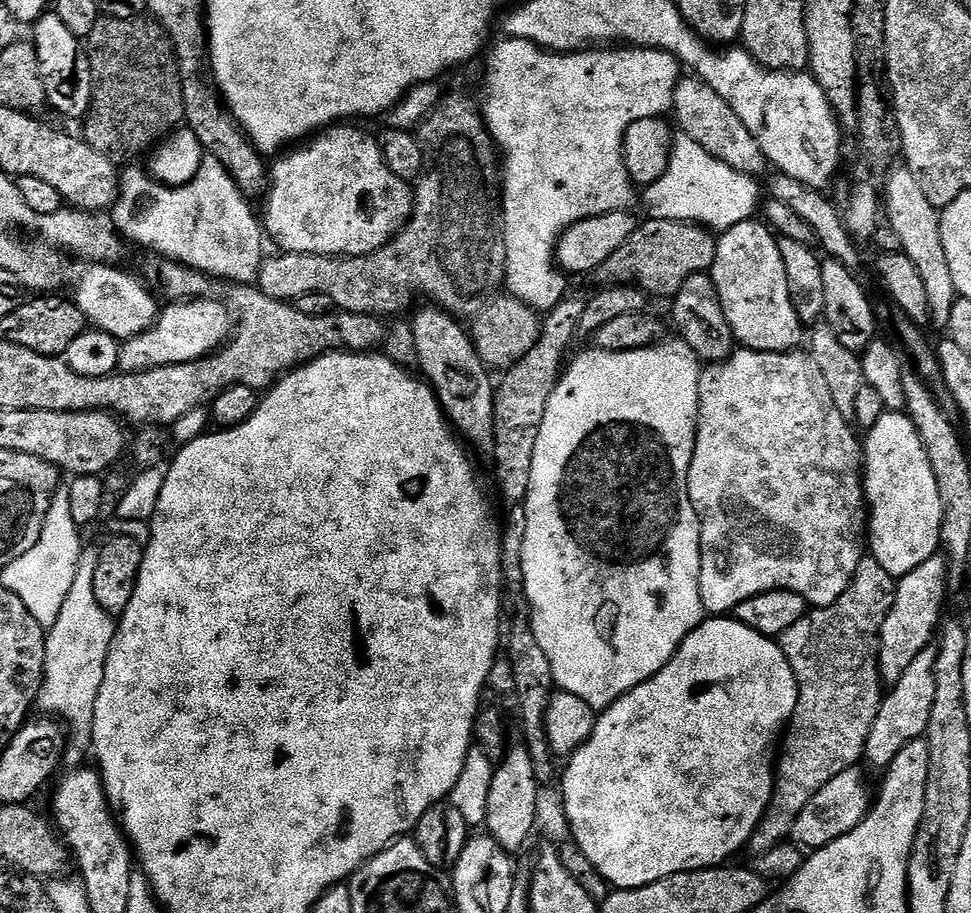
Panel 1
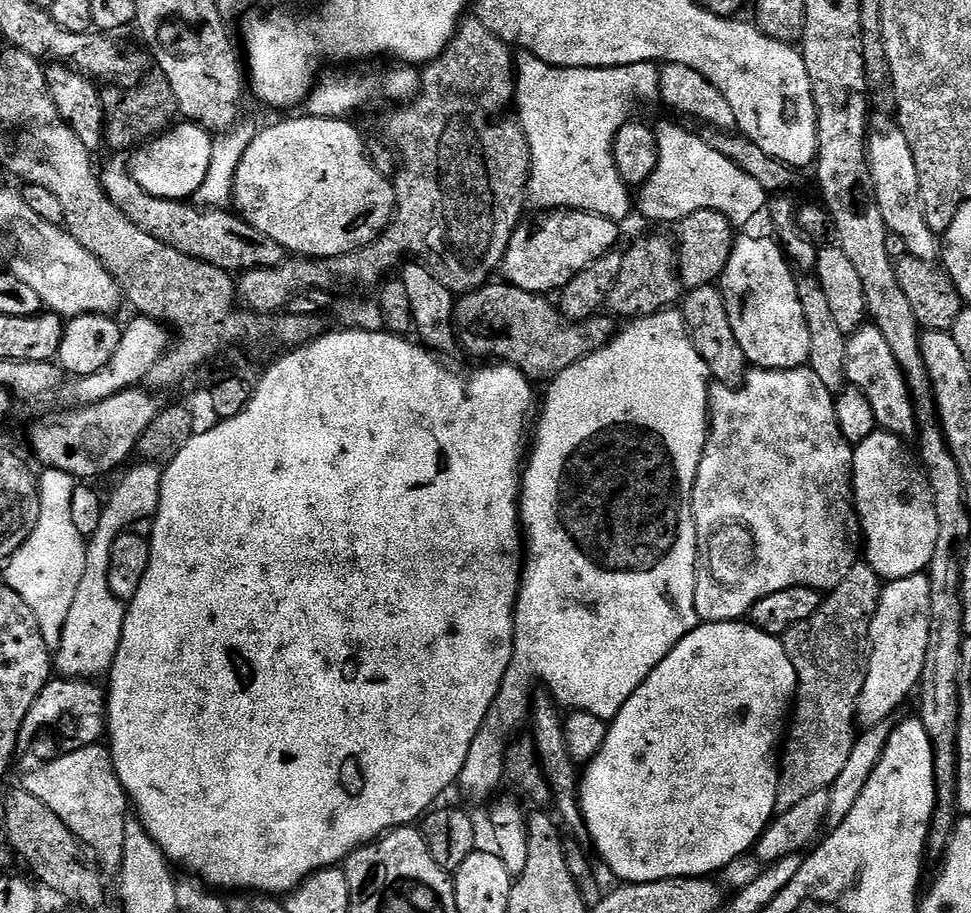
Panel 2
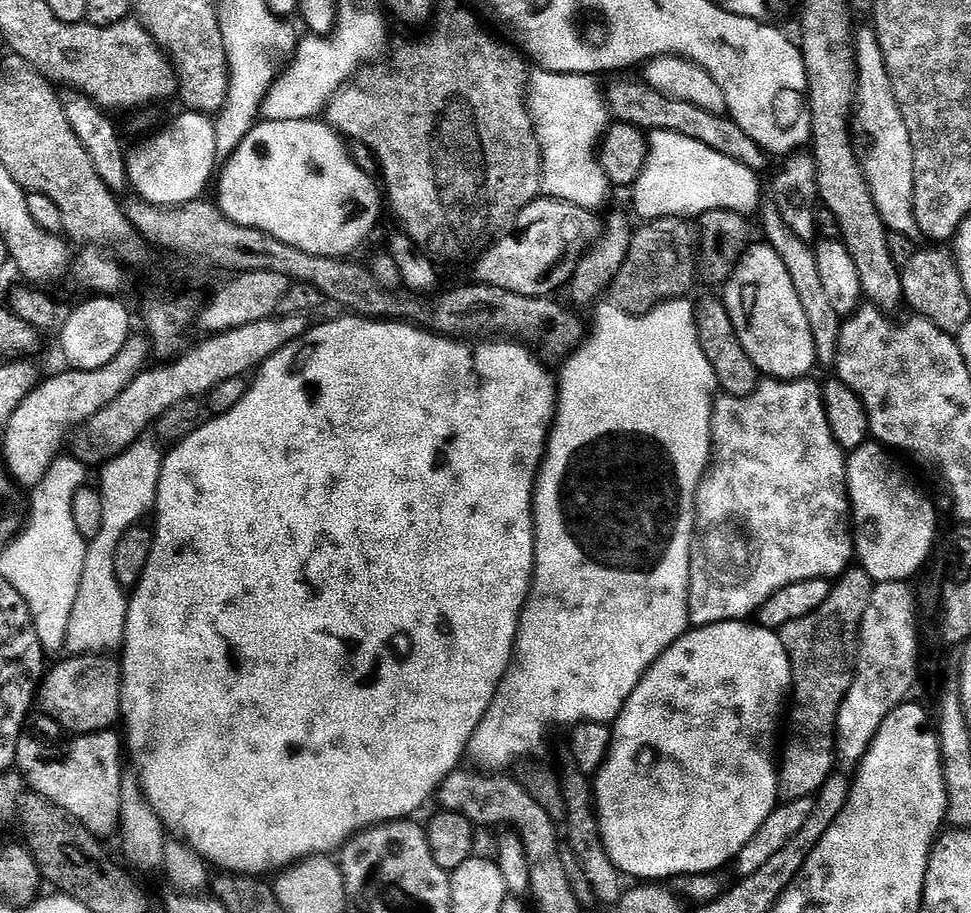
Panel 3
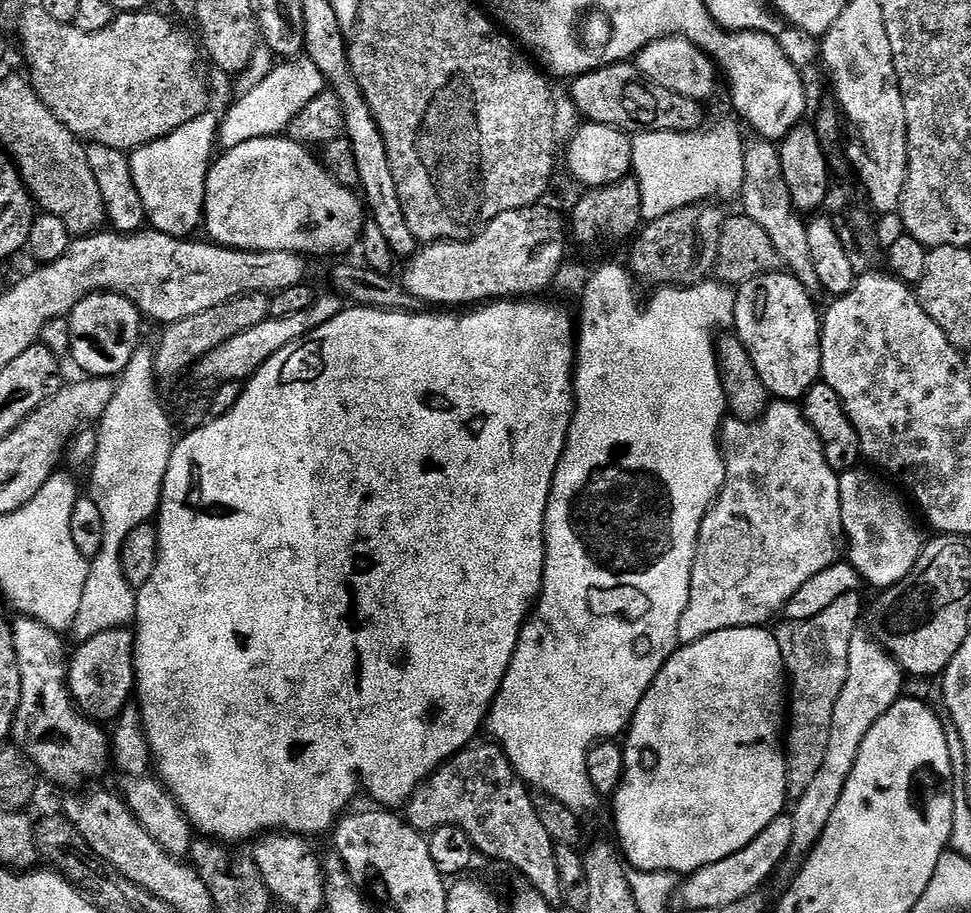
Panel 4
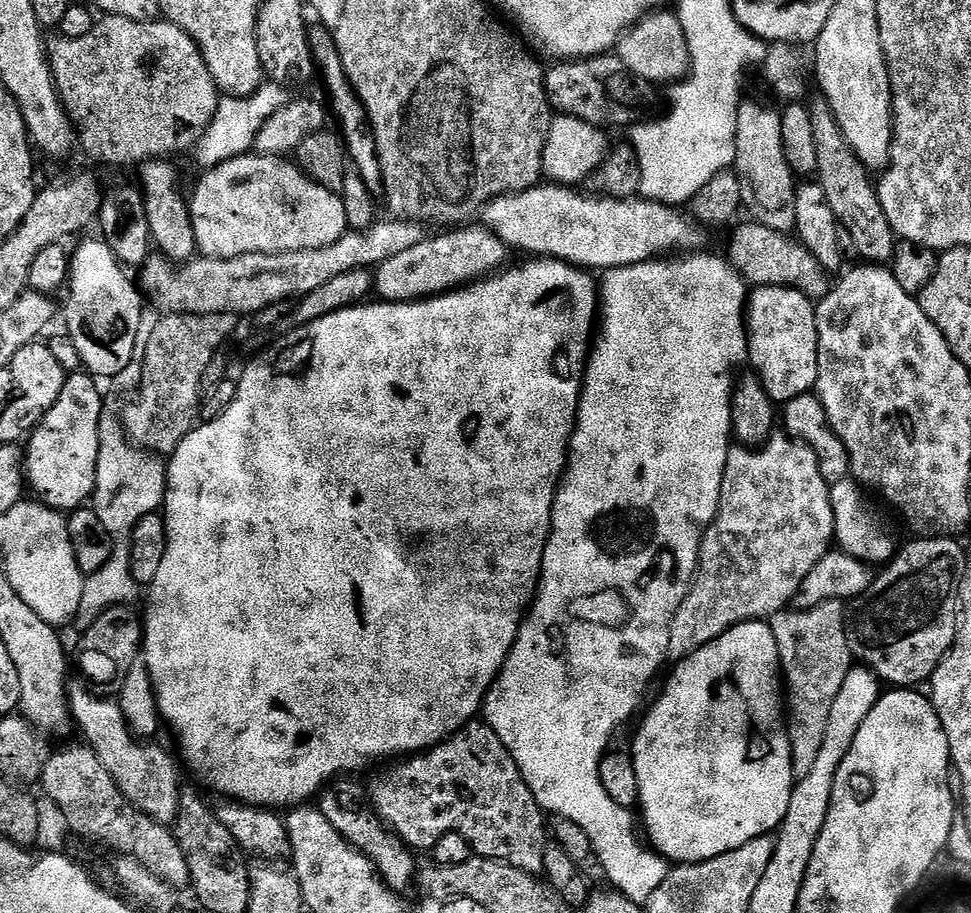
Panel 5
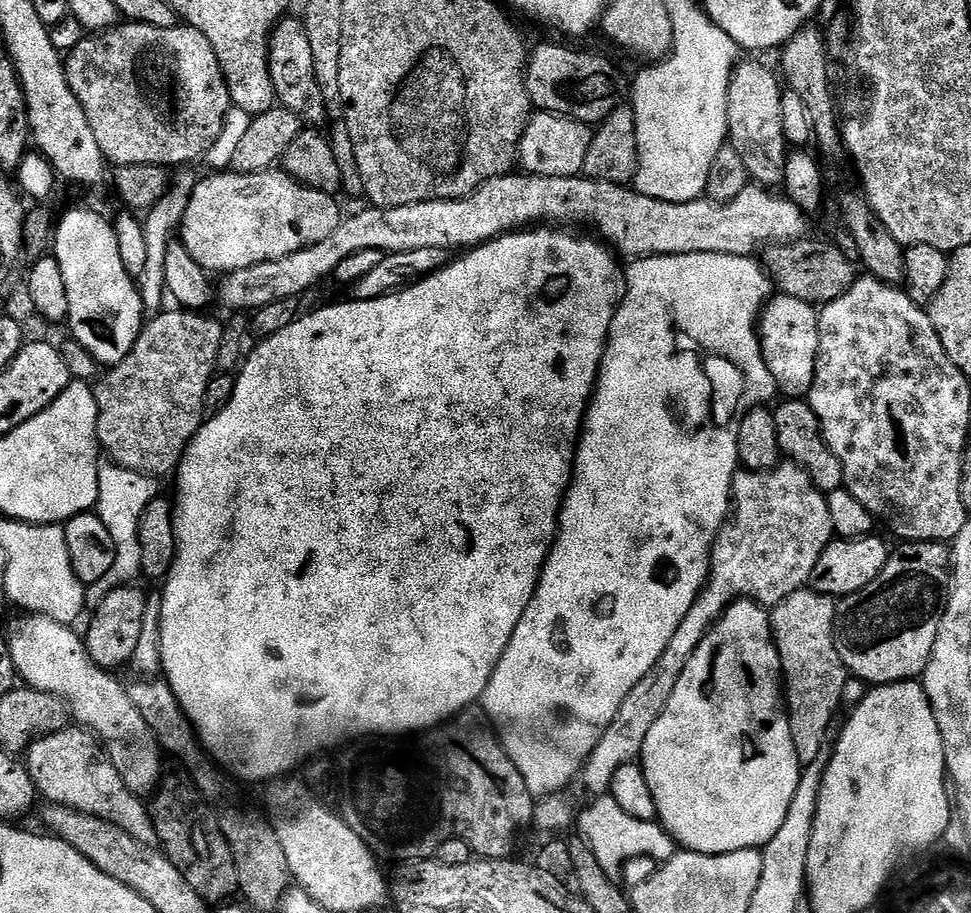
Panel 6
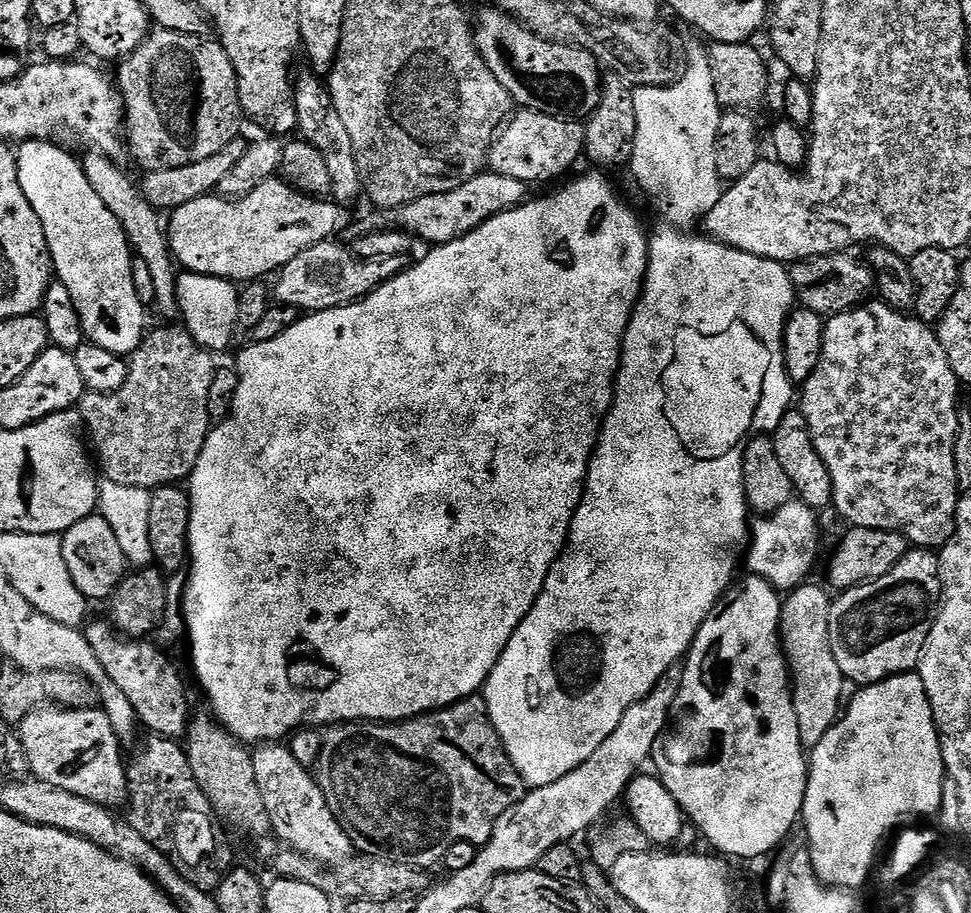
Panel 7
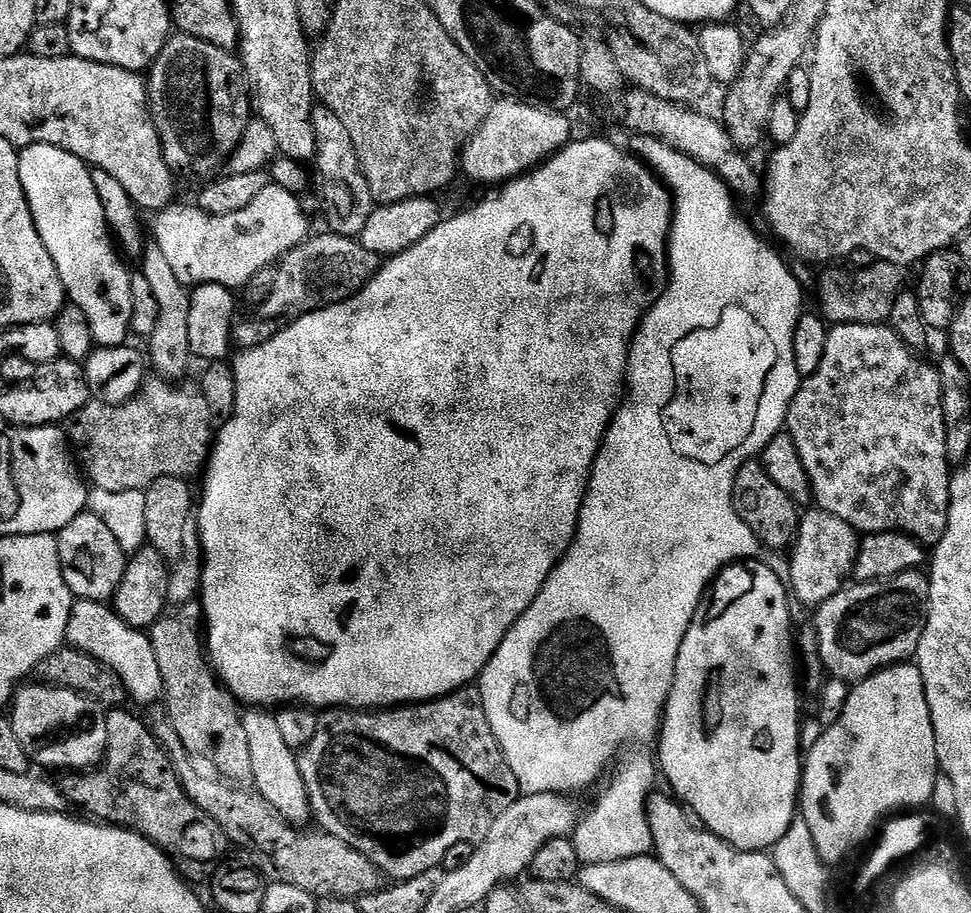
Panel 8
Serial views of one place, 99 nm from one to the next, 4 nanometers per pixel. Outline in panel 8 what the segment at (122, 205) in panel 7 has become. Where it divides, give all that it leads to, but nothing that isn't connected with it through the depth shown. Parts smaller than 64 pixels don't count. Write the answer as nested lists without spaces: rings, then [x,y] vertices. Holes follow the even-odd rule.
[[[154,242],[145,247],[142,263],[144,263],[142,271],[146,282],[150,282],[158,305],[157,325],[154,326],[154,334],[147,337],[148,348],[146,347],[146,352],[150,357],[151,365],[153,362],[159,371],[157,373],[163,379],[180,380],[182,379],[180,377],[187,372],[193,357],[189,337],[191,293],[187,285],[184,285],[171,269],[170,262],[166,262],[165,255]]]

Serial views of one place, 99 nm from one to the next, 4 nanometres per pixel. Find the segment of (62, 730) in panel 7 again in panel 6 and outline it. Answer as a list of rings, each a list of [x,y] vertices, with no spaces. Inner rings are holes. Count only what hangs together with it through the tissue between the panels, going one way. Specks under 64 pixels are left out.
[[[79,726],[63,728],[36,740],[26,749],[26,767],[37,793],[45,796],[48,804],[61,804],[70,810],[90,814],[126,830],[138,842],[155,845],[156,826],[149,805],[135,796],[122,782],[122,774],[114,770],[108,752],[91,731]]]

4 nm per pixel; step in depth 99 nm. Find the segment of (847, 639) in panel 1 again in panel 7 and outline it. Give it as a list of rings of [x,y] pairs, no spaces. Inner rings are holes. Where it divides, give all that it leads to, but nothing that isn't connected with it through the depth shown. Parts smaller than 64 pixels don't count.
[[[805,582],[800,585],[799,588],[791,589],[783,597],[780,605],[780,643],[782,645],[782,651],[784,653],[784,659],[788,662],[788,670],[790,673],[790,679],[792,681],[792,701],[794,702],[794,714],[798,718],[798,734],[800,740],[803,742],[805,749],[811,750],[818,746],[818,742],[822,742],[822,738],[826,738],[826,734],[836,724],[837,720],[842,715],[842,700],[840,704],[840,695],[844,692],[846,687],[846,681],[842,670],[838,670],[838,662],[834,662],[834,650],[830,646],[830,610],[832,609],[832,600],[830,599],[830,592],[827,587],[812,584],[813,582]]]

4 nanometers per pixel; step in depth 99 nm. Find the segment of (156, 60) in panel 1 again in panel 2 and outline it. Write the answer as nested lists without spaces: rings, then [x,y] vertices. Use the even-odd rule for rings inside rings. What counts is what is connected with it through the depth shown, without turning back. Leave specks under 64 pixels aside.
[[[155,78],[125,87],[123,90],[112,90],[103,97],[104,101],[104,144],[116,152],[131,153],[147,144],[150,140],[172,128],[177,119],[176,99],[170,90],[168,81]]]

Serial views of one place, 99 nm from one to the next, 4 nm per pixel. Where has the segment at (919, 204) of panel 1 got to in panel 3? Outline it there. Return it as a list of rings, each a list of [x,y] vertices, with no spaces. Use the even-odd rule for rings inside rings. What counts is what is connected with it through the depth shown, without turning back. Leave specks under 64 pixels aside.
[[[857,27],[854,32],[854,55],[856,57],[856,103],[854,105],[854,143],[856,145],[856,156],[860,159],[860,166],[864,171],[866,182],[870,186],[870,194],[874,198],[874,206],[878,208],[878,214],[882,218],[884,227],[889,232],[897,232],[909,238],[920,236],[920,227],[914,218],[914,146],[910,142],[910,130],[906,130],[906,118],[902,118],[902,110],[898,110],[898,98],[894,98],[894,86],[890,82],[890,74],[886,70],[886,58],[882,54],[882,46],[876,37],[875,27]]]

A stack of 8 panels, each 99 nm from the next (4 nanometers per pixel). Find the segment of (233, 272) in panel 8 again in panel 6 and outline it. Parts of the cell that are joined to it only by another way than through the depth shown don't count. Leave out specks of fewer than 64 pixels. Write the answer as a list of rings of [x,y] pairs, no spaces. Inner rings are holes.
[[[227,170],[213,175],[208,177],[205,175],[199,181],[186,208],[185,218],[178,229],[179,239],[183,241],[191,258],[194,258],[194,261],[198,262],[208,274],[214,272],[227,274],[234,270],[246,270],[248,266],[262,262],[286,258],[298,250],[323,242],[326,238],[330,238],[330,234],[334,234],[334,230],[338,230],[342,211],[340,212],[339,206],[336,205],[337,197],[300,184],[283,170],[254,174]]]

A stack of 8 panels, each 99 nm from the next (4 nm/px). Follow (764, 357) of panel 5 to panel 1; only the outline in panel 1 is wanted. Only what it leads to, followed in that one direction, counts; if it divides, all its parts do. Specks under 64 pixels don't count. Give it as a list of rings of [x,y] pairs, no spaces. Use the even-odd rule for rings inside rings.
[[[751,218],[721,231],[710,275],[722,302],[722,314],[726,314],[726,322],[730,322],[732,338],[737,345],[759,352],[790,352],[801,347],[800,339],[803,336],[805,339],[806,328],[794,310],[794,302],[790,302],[790,286],[786,286],[786,266],[782,266],[780,241],[768,224]]]

